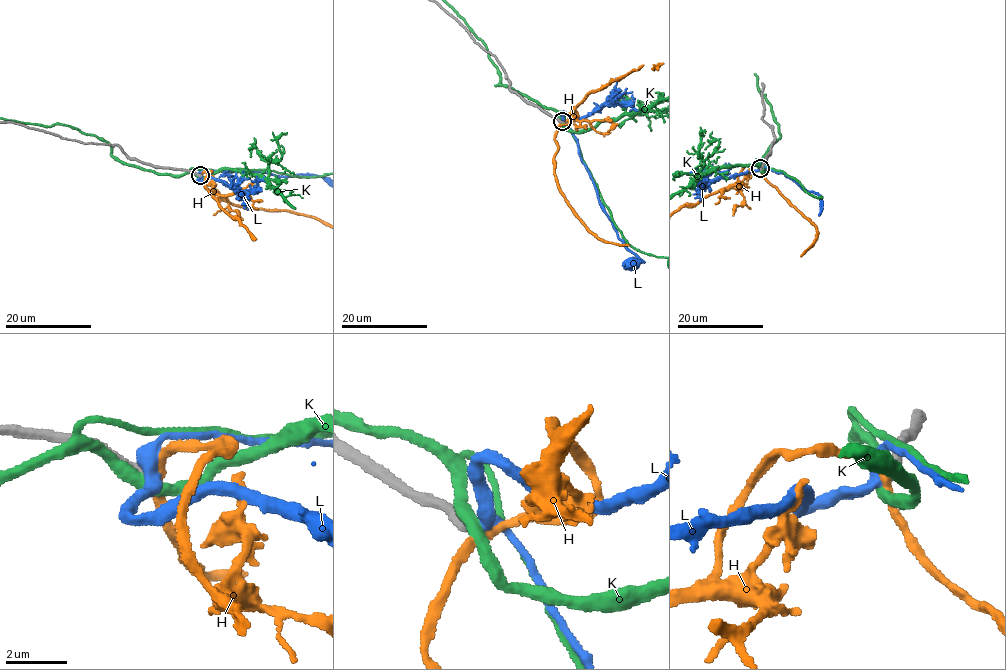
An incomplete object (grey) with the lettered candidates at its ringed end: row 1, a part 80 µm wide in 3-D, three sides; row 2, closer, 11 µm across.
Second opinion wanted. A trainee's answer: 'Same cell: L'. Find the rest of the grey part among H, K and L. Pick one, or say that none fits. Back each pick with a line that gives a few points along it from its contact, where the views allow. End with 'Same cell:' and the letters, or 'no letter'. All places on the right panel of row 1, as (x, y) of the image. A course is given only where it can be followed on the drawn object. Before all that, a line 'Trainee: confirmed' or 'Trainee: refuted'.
Trainee: confirmed
L: it runs (761, 169), (762, 164), (785, 173), (807, 190), (819, 194), (821, 206), (815, 225), (820, 236)
Same cell: L

